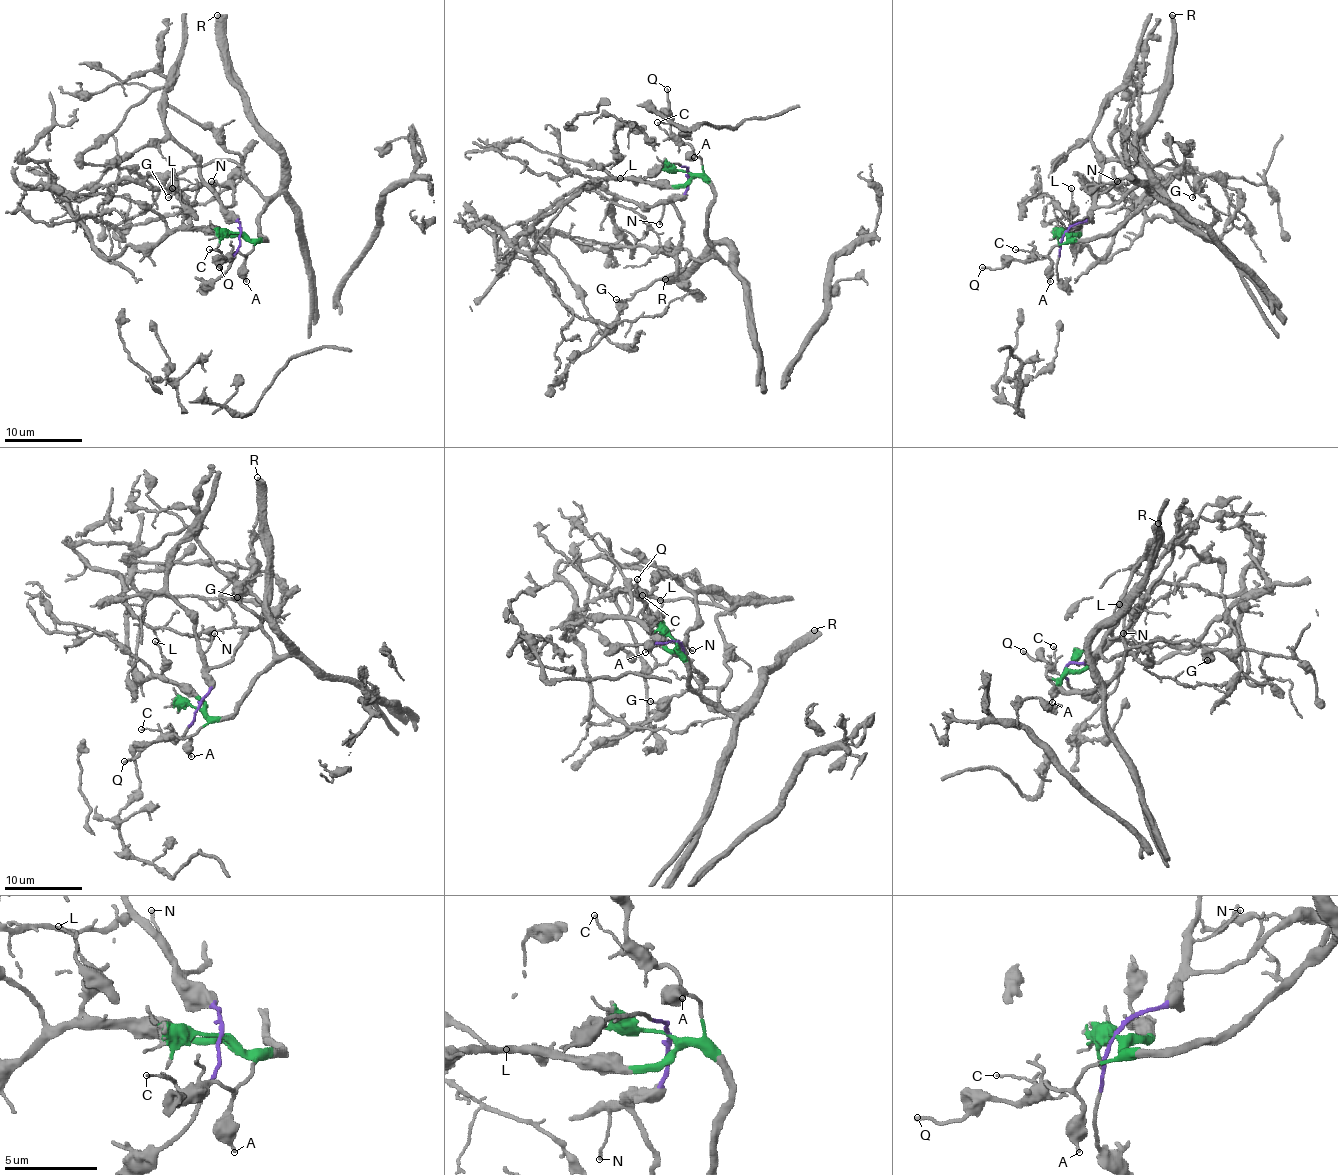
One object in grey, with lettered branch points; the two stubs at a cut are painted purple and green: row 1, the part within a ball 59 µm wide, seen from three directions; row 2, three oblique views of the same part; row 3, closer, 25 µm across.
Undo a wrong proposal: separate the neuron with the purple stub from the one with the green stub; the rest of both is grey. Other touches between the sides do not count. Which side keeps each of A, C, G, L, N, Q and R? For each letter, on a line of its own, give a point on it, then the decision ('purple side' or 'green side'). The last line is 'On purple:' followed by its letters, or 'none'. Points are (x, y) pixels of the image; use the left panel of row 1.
A: (246, 281) | green side
C: (209, 249) | green side
G: (168, 197) | green side
L: (172, 188) | green side
N: (211, 181) | purple side
Q: (219, 267) | green side
R: (217, 15) | green side
On purple: N

